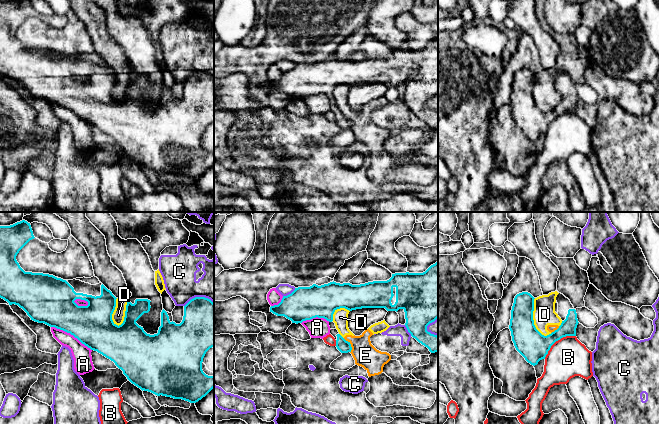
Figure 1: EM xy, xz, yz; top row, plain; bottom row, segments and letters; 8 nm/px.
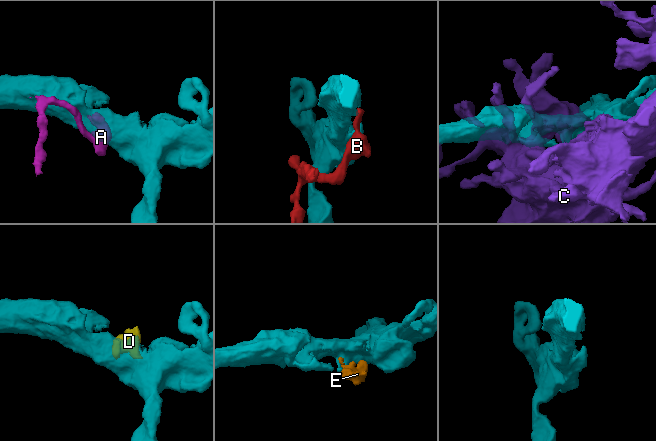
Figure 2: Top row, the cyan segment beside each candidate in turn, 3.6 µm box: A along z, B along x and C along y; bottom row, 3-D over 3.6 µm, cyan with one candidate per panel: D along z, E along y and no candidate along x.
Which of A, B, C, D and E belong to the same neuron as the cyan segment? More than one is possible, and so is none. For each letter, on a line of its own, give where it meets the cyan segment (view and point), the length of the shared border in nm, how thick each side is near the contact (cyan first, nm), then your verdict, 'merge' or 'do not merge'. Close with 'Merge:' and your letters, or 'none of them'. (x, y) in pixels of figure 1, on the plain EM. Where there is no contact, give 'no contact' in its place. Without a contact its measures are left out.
A: contact xy (71, 110); length 380 nm; calibres 320 and 150 nm; do not merge
B: contact yz (557, 116); length 320 nm; calibres 240 and 320 nm; do not merge
C: contact xz (289, 70); length 120 nm; calibres 280 and 100 nm; do not merge
D: contact xy (113, 87); length 240 nm; calibres 320 and 100 nm; do not merge
E: contact xz (350, 121); length 130 nm; calibres 100 and 190 nm; do not merge
Merge: none of them

